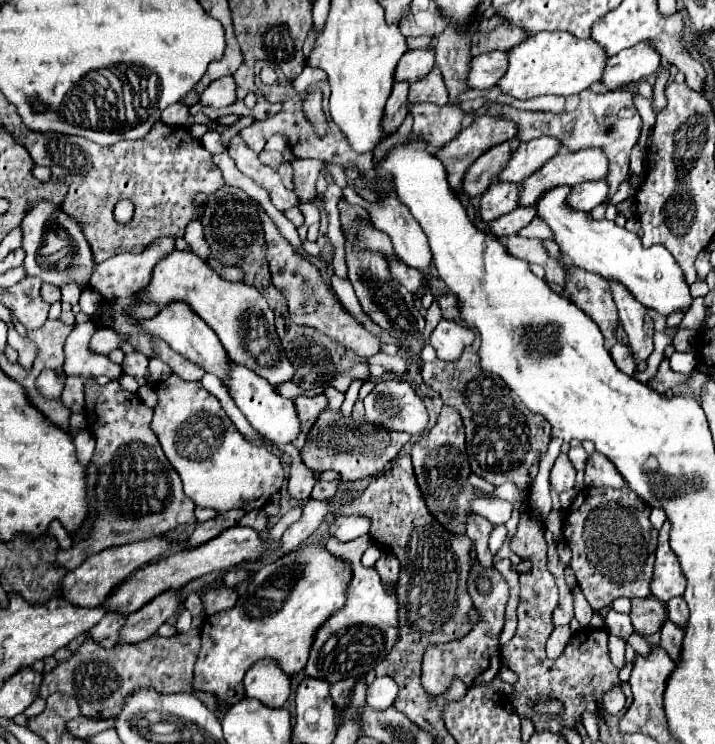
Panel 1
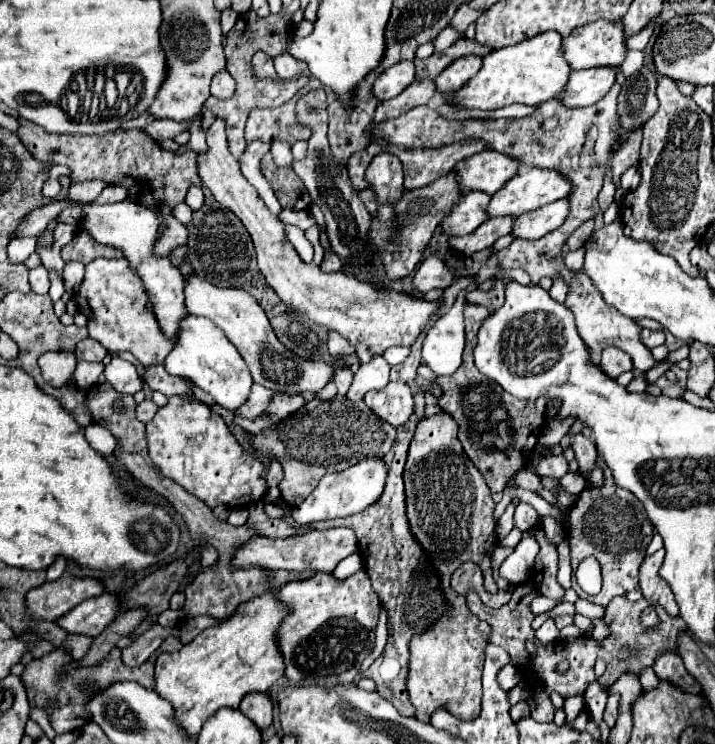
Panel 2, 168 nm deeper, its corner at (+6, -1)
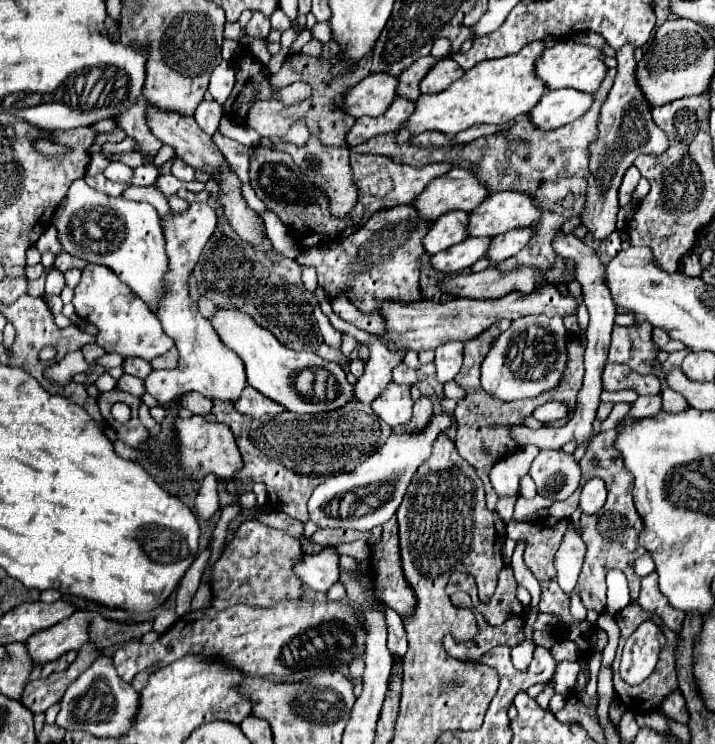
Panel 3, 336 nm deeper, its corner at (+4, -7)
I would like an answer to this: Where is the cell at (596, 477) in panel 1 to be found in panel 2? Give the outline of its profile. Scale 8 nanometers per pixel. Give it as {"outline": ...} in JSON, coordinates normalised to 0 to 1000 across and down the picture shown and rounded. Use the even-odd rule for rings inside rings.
{"outline":[[[800,585],[797,590],[800,595],[800,603],[806,609],[806,617],[811,622],[811,636],[817,641],[825,638],[825,633],[831,630],[831,622],[834,622],[834,601],[831,601],[831,593],[825,587],[817,587],[817,585]]]}

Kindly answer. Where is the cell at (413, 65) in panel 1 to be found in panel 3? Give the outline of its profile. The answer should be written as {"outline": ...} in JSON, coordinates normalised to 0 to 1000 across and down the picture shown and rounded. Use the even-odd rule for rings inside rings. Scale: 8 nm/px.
{"outline":[[[526,98],[520,103],[512,103],[501,114],[495,114],[492,122],[487,122],[487,130],[481,133],[478,147],[484,152],[490,149],[495,157],[534,155],[557,128],[554,106],[557,103],[551,103],[545,98]]]}

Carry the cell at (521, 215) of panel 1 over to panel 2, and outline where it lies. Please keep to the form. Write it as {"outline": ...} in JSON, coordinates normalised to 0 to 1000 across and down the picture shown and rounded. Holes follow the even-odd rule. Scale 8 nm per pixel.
{"outline":[[[691,292],[677,297],[666,310],[660,310],[657,316],[649,319],[629,319],[627,329],[643,340],[649,340],[652,345],[663,343],[666,337],[674,337],[680,332],[688,332],[691,324],[702,316],[710,316],[716,308],[719,292]]]}

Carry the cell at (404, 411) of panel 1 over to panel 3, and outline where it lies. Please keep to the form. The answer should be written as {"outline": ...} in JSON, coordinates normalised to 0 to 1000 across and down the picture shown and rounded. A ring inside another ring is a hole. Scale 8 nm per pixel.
{"outline":[[[545,515],[540,520],[540,526],[529,536],[523,536],[520,550],[545,574],[568,571],[573,566],[573,560],[576,560],[573,517]]]}

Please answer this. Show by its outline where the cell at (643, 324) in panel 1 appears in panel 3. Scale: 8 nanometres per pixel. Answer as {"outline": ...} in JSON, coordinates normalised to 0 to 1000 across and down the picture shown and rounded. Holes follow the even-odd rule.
{"outline":[[[915,442],[915,445],[912,445],[912,458],[915,458],[915,464],[917,464],[923,472],[931,472],[931,474],[957,469],[957,464],[951,464],[951,458],[940,458],[926,442]]]}

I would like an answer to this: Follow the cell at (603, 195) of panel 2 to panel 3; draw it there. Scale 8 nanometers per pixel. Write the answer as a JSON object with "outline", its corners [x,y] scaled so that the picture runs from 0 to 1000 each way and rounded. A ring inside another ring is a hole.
{"outline":[[[876,58],[862,69],[864,79],[864,101],[859,117],[842,141],[839,149],[839,184],[828,195],[825,211],[825,238],[822,238],[822,265],[820,281],[814,286],[814,300],[834,321],[848,321],[862,308],[862,286],[864,286],[864,251],[876,227],[887,219],[895,206],[923,208],[934,198],[931,179],[915,165],[912,144],[903,136],[892,106],[890,106],[890,79],[887,60]]]}

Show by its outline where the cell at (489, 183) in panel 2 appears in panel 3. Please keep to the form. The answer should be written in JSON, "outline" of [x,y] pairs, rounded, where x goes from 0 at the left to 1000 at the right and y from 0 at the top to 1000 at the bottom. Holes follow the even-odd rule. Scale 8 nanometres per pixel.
{"outline":[[[632,224],[618,238],[607,241],[576,276],[593,294],[613,294],[624,284],[660,284],[685,262],[683,251],[663,235],[660,227]]]}

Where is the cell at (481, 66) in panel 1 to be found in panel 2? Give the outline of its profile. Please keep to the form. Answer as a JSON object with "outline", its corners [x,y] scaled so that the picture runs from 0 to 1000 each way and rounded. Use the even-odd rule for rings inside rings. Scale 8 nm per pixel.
{"outline":[[[643,77],[638,79],[635,85],[629,85],[610,106],[607,106],[607,114],[610,114],[610,122],[615,125],[632,125],[632,122],[641,122],[657,103],[663,103],[674,90],[674,79],[671,77]]]}

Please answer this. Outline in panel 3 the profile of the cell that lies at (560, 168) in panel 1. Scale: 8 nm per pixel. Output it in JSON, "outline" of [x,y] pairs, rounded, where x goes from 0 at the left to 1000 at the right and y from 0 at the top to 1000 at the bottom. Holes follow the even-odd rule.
{"outline":[[[730,257],[688,259],[660,286],[655,300],[657,319],[694,319],[722,305],[755,297],[752,270]]]}

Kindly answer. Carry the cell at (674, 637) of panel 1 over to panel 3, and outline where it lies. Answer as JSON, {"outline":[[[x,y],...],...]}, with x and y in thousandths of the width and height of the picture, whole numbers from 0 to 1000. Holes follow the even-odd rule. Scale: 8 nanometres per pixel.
{"outline":[[[951,926],[940,929],[937,937],[931,934],[923,953],[926,953],[937,966],[943,966],[943,969],[951,969],[951,972],[959,972],[959,969],[962,969],[962,956],[959,956],[959,948],[957,948],[957,934],[951,931]]]}

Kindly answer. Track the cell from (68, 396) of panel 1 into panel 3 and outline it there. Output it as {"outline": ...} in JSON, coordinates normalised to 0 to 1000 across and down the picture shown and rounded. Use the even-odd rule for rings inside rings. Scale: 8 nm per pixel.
{"outline":[[[129,461],[129,464],[117,464],[115,477],[117,477],[117,483],[120,483],[126,491],[131,491],[131,488],[145,477],[145,469],[140,469],[134,461]]]}

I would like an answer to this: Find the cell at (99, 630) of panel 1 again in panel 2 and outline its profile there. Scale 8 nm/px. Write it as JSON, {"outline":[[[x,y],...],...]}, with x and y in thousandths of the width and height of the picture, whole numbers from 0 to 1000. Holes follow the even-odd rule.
{"outline":[[[95,853],[95,859],[87,864],[87,872],[95,875],[103,886],[112,886],[112,883],[120,880],[126,864],[129,864],[129,856],[117,856],[117,853]]]}

